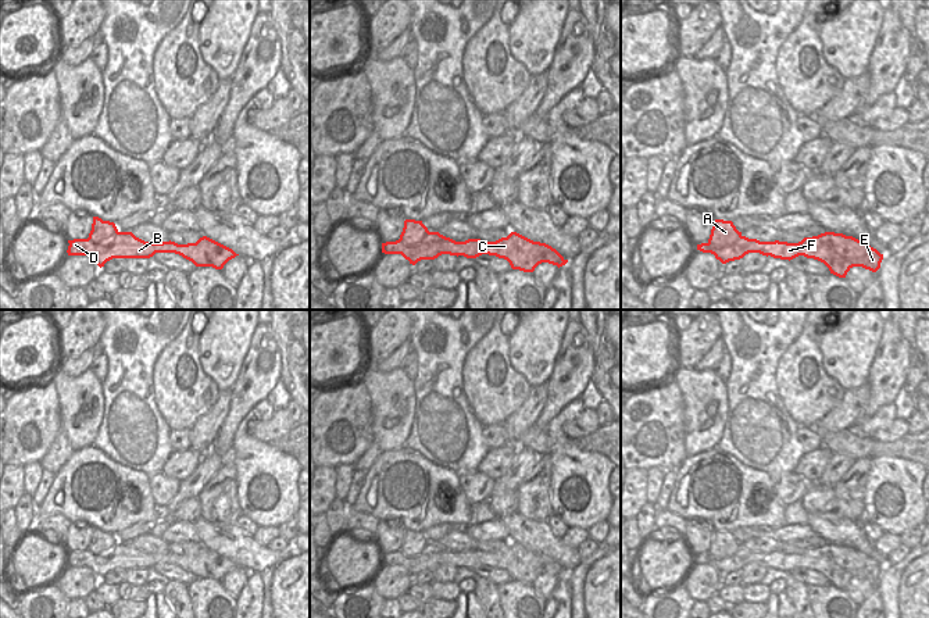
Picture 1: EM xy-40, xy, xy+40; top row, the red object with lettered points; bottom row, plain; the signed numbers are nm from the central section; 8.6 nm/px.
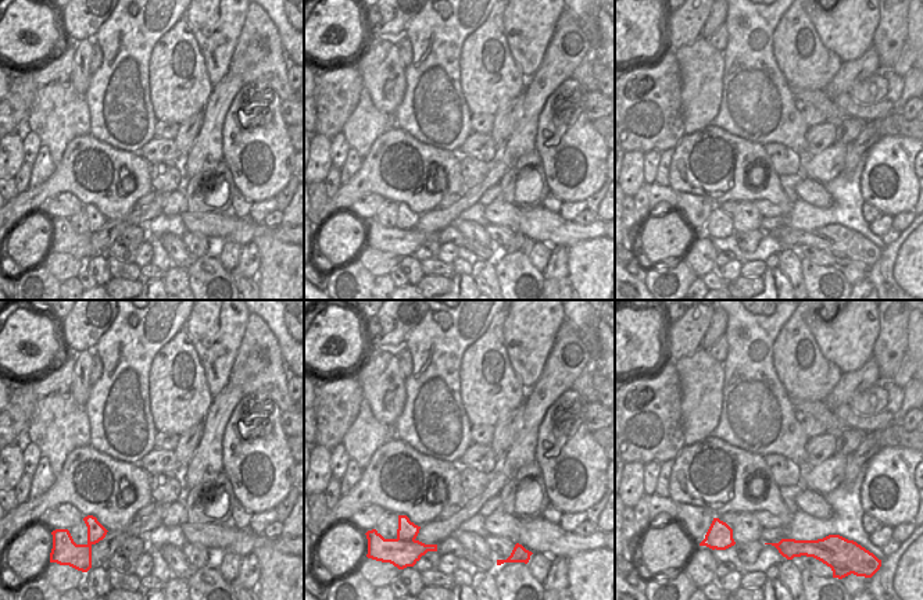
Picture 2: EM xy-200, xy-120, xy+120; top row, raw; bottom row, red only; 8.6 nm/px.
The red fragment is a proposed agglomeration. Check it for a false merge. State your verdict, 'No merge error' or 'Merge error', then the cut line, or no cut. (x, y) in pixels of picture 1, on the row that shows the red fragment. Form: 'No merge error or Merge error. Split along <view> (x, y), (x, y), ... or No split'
Merge error. Split along xy+40 (740, 235), (733, 242), (721, 247), (713, 247), (708, 243)

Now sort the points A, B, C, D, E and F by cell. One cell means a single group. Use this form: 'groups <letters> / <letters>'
groups A / B C D E F

